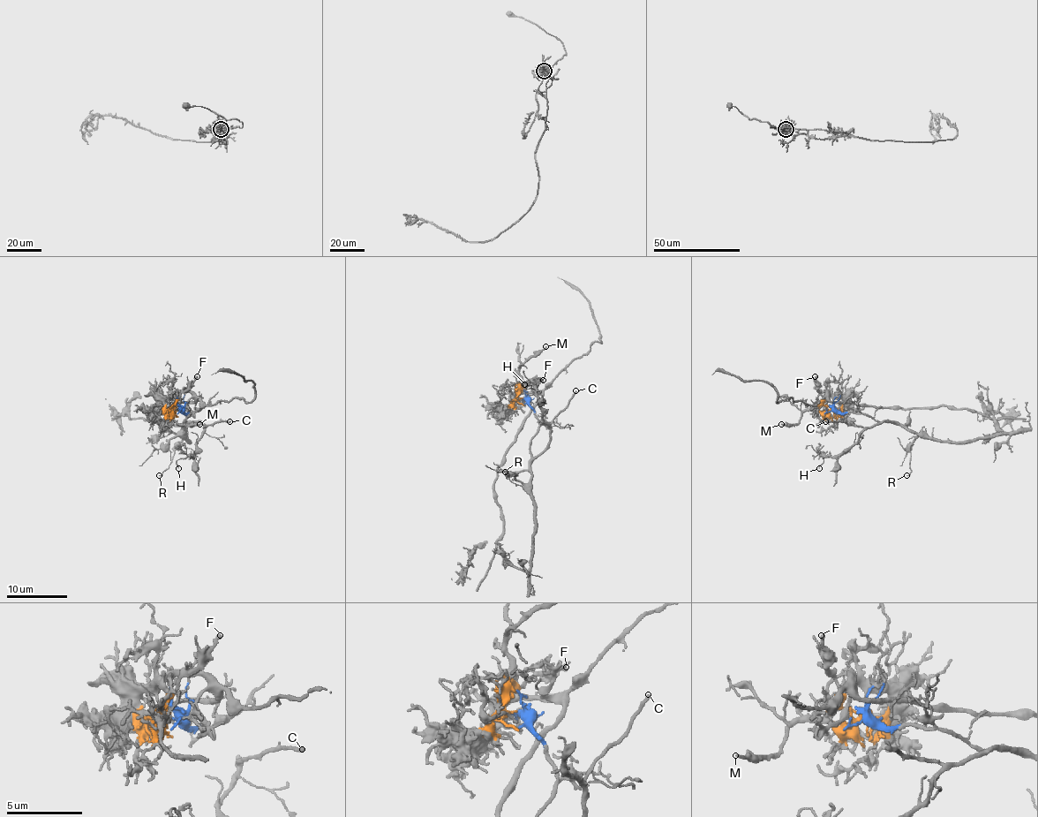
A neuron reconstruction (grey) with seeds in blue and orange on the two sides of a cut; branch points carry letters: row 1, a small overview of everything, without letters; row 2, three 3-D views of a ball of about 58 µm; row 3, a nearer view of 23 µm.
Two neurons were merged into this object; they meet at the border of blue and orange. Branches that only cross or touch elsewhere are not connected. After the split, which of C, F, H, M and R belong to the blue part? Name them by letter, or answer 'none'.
C, H, R

